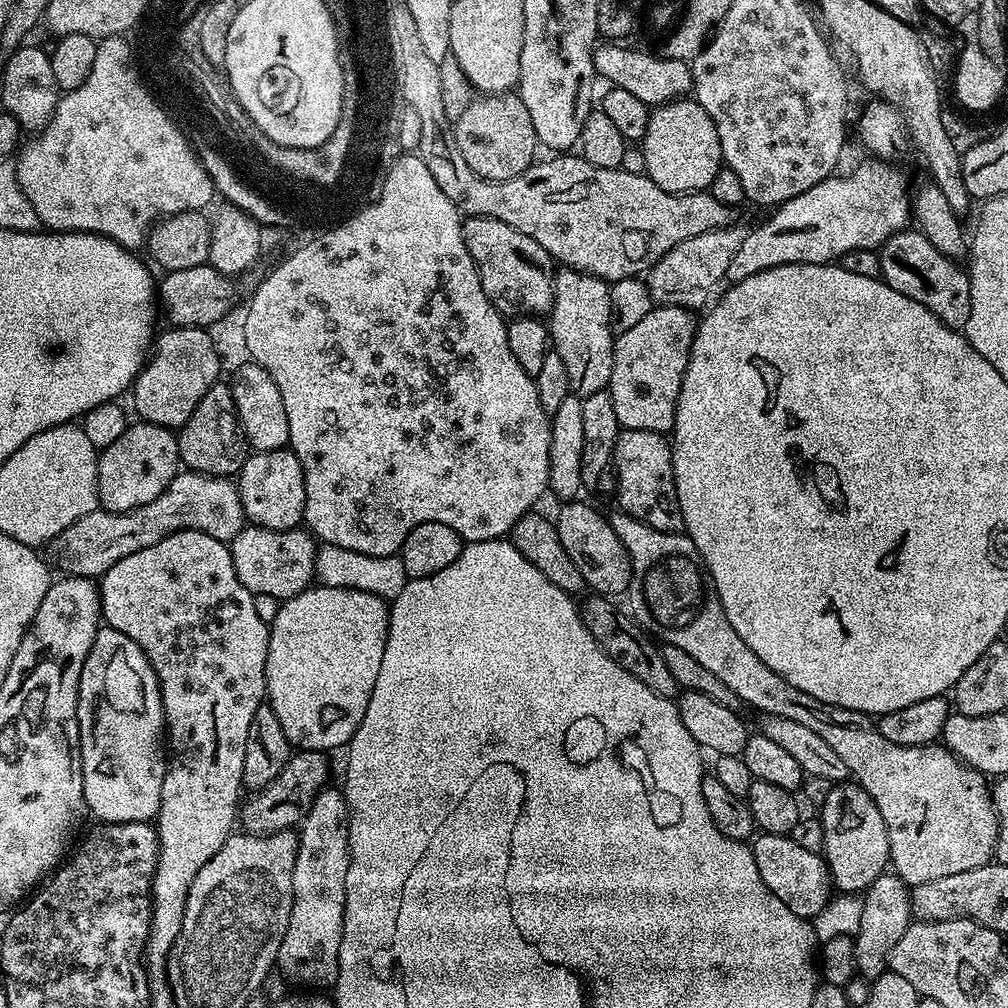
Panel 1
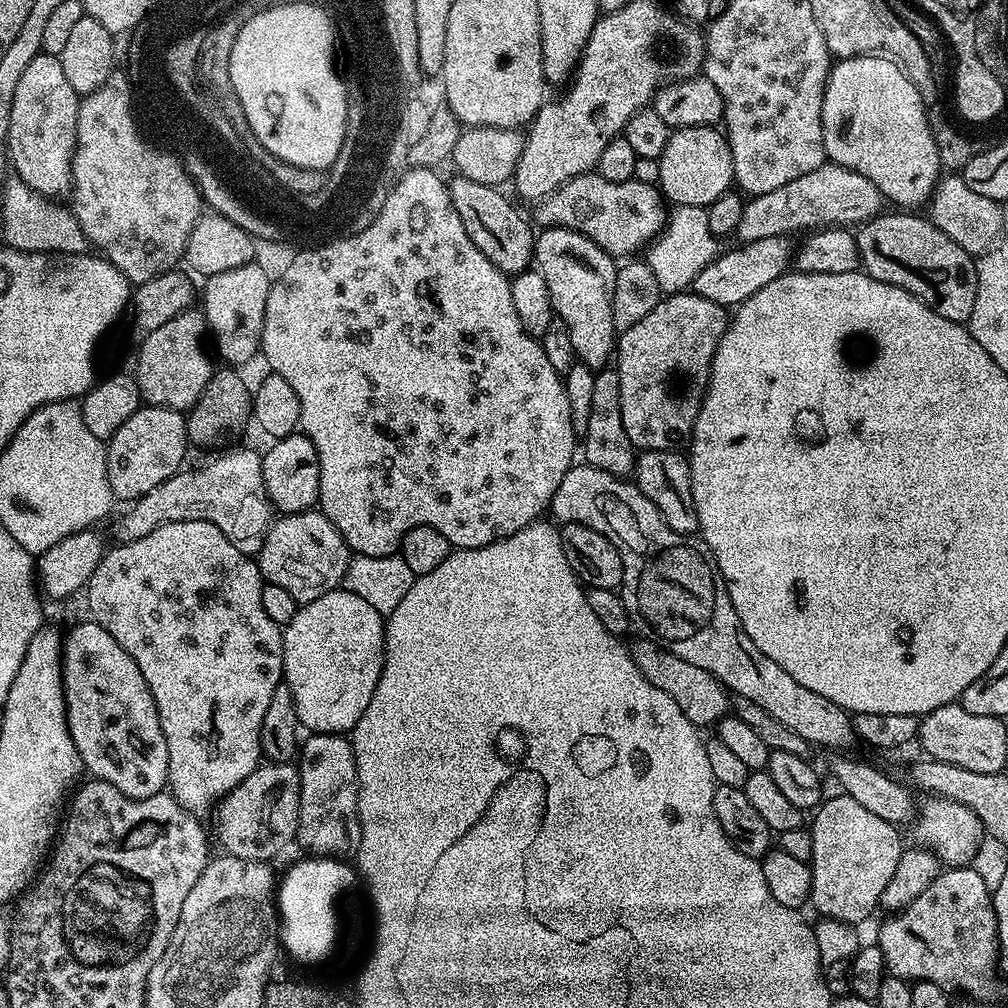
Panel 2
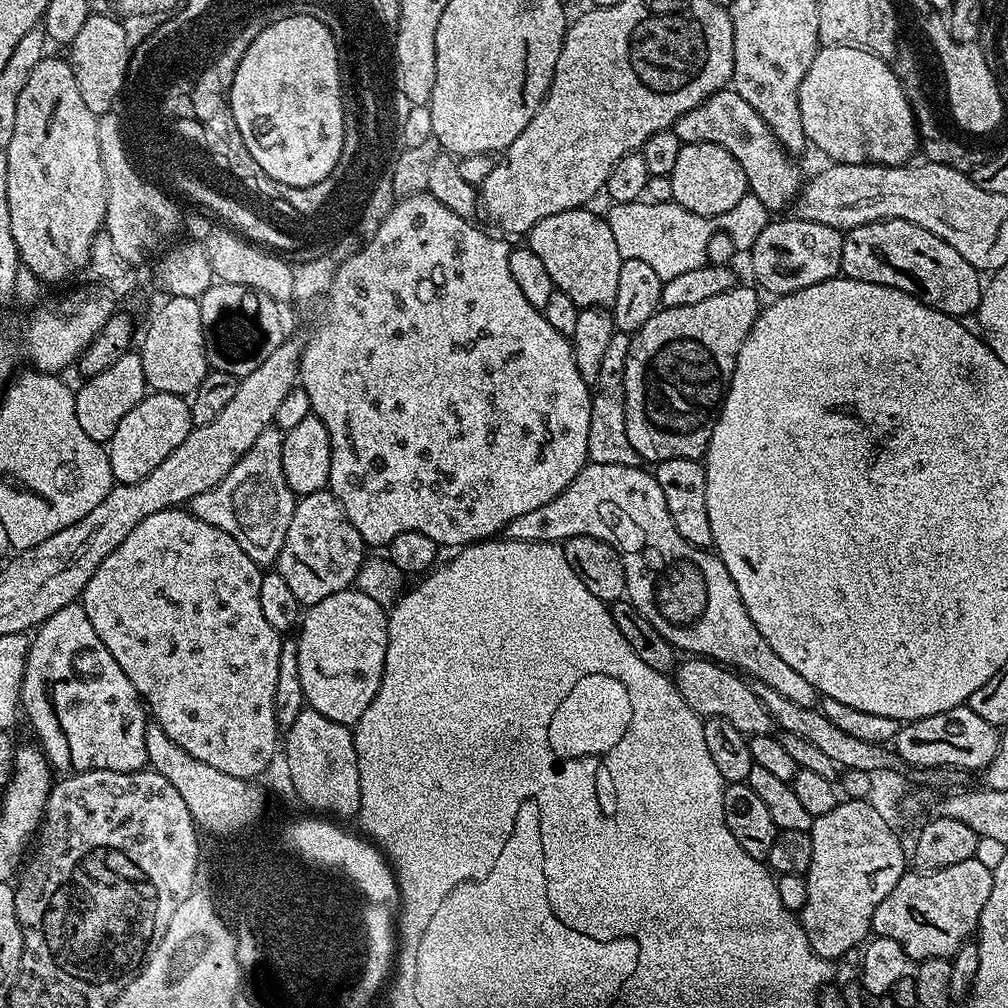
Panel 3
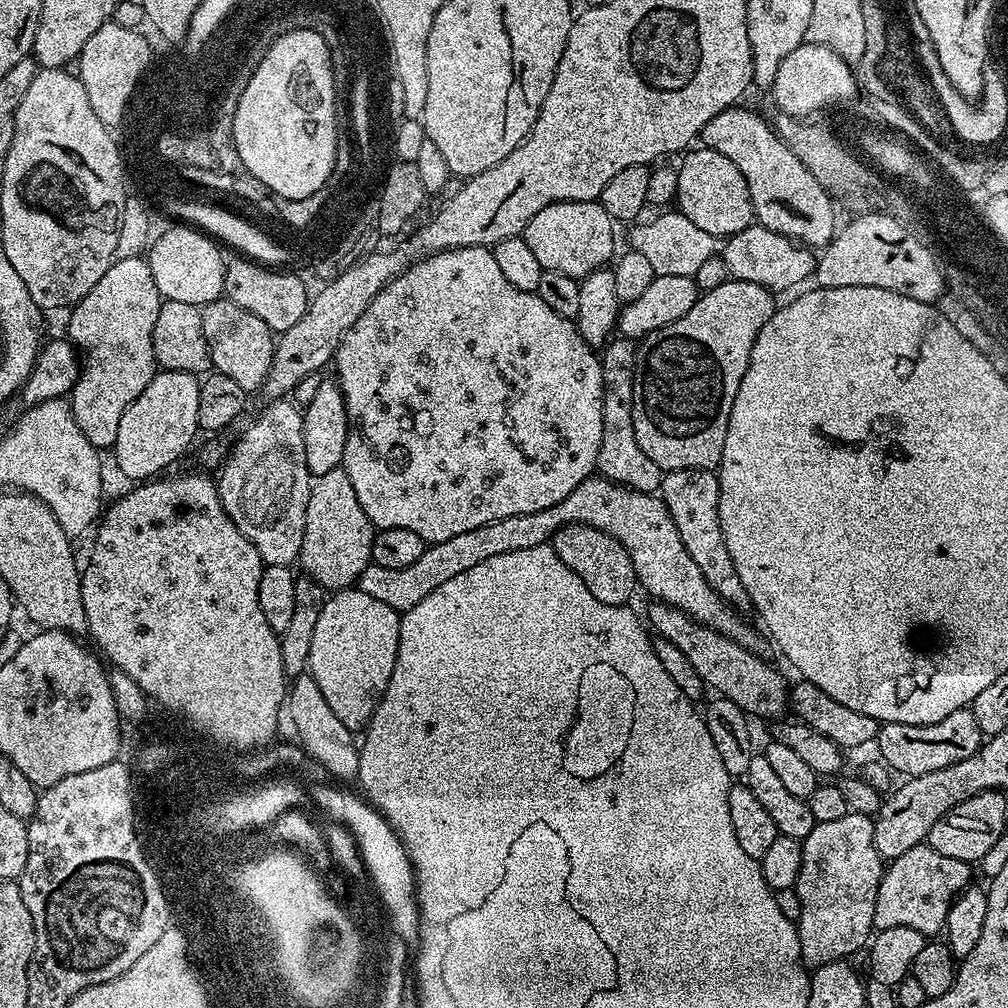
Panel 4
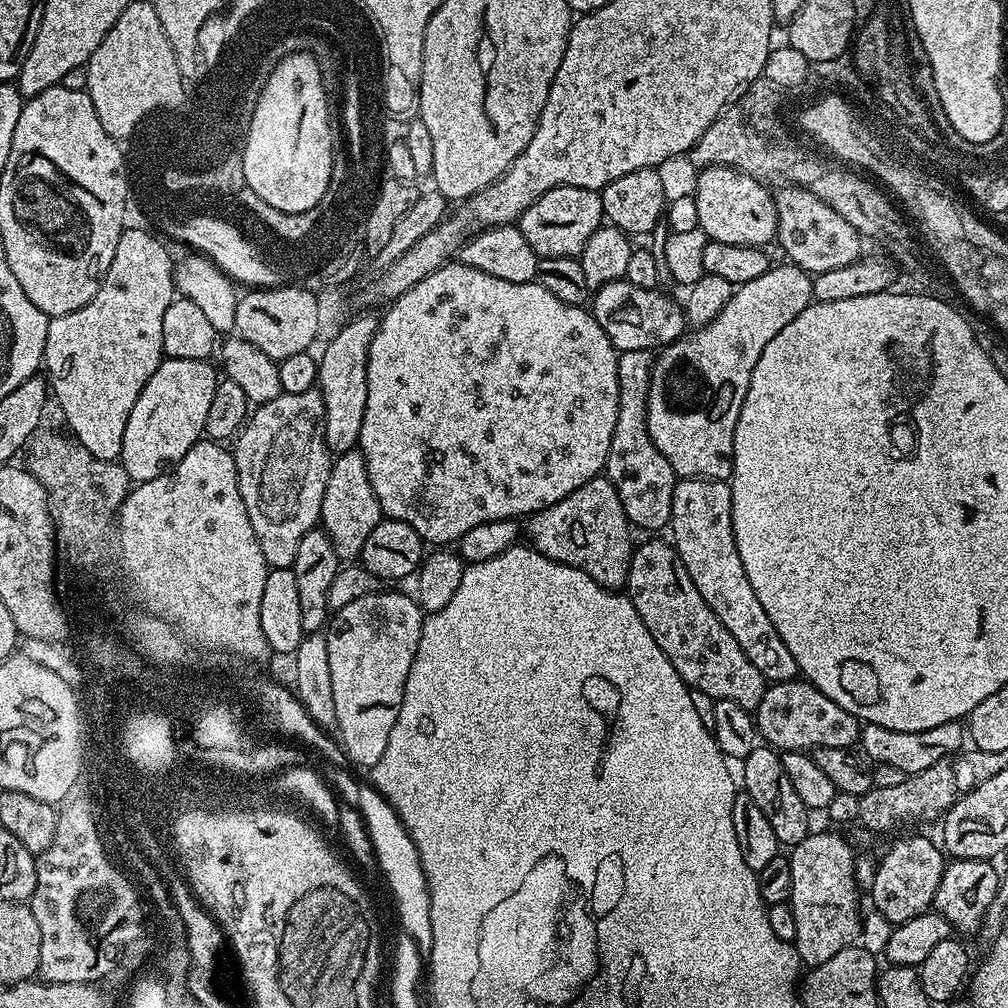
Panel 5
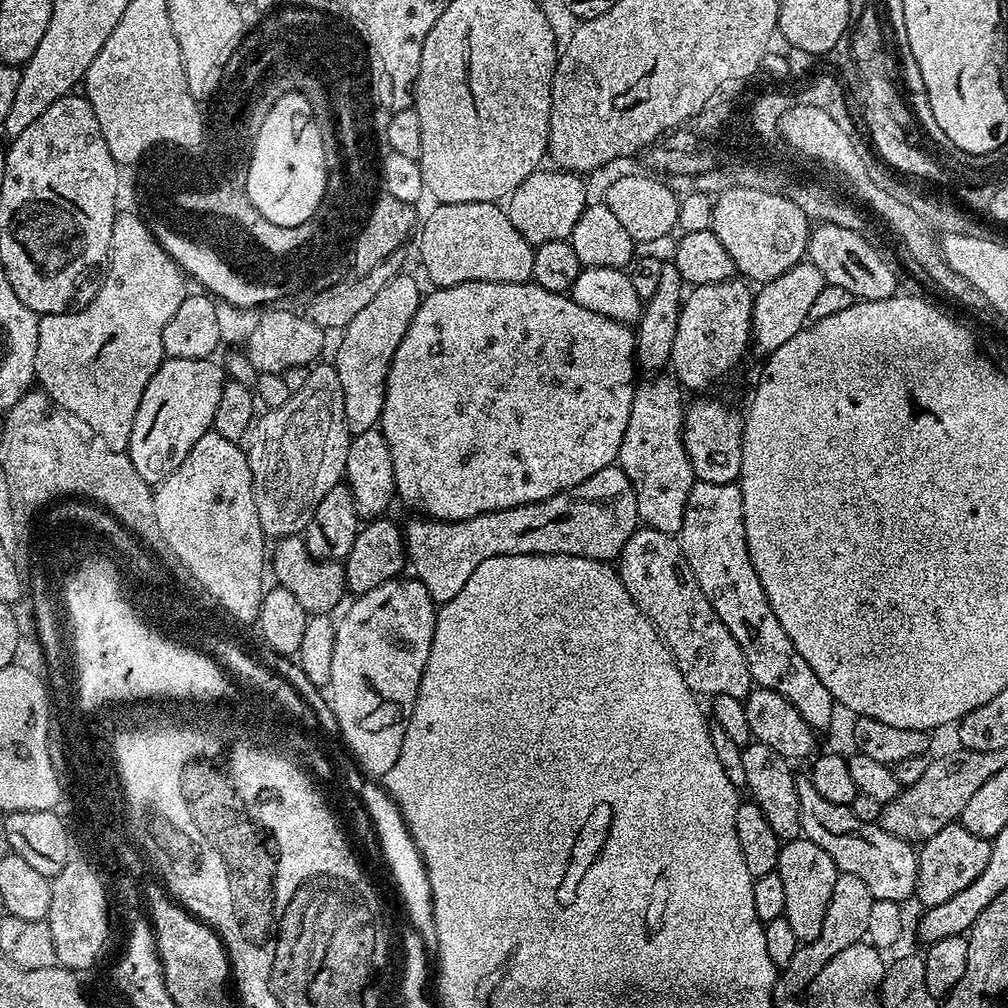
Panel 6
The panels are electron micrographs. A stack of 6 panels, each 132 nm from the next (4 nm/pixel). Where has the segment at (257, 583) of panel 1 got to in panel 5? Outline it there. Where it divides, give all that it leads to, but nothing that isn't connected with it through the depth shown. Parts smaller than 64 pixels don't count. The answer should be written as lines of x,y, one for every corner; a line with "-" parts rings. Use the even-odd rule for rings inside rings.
358,450
339,453
332,462
326,494
322,494
320,524
341,561
352,562
359,557
362,546
366,546
366,538
370,538
370,530
374,530
381,519
380,503
366,470
366,458

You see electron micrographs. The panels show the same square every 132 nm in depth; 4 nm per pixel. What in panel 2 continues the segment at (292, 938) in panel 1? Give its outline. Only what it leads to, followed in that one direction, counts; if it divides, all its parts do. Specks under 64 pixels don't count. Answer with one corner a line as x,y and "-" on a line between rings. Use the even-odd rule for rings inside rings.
317,732
299,745
300,809
296,840
313,856
355,857
362,842
358,818
358,770
352,741
347,735

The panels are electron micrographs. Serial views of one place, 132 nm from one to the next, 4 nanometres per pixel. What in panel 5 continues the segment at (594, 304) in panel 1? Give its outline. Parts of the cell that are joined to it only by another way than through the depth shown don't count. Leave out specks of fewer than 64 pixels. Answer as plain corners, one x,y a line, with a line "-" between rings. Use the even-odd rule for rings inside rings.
558,186
554,190
546,190
542,198
538,198
525,210
518,221
520,233
530,242
540,258
566,258
567,256
579,257
580,251
590,242
590,234
602,227
604,211
602,210
602,198
597,190
586,190
578,186

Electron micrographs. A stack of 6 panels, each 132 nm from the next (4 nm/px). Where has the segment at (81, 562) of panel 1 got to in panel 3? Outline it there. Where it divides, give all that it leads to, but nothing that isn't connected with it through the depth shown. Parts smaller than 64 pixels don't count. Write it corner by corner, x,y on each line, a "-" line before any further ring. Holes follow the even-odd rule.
273,426
262,430
262,434
258,434
258,442
246,450
234,470
230,470
230,474
226,474
218,486
206,490
206,494
198,494
190,502
190,511
195,516
202,518
202,522
210,522
210,526
218,526
218,530
226,530
226,534
230,534
230,538
234,538
234,542
238,542
238,546
250,554
252,561
261,566
275,565
282,542
286,542
286,530
290,530
290,518
294,518
298,499
296,493
290,490
282,470
283,442
284,433
279,428

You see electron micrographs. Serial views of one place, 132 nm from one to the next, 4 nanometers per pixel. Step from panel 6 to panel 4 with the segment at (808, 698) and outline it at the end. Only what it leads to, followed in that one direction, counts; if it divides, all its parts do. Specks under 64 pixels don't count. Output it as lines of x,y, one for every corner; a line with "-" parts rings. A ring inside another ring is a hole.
697,468
665,472
660,482
659,495
670,510
670,518
674,518
674,526
678,526
682,546
686,546
698,570
702,570
706,582
710,582
710,586
714,586
719,596
737,612
751,613
753,606
750,602
750,594
746,594
746,586
742,586
738,578
738,570
734,570
734,561
730,559
730,550
726,550
726,542
722,538
718,518
719,475
715,471
707,472

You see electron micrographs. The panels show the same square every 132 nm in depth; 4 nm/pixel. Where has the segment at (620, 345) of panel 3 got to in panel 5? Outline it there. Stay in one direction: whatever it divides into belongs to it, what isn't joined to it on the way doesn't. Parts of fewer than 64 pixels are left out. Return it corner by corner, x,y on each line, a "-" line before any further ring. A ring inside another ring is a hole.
630,350
618,355
618,422
614,422
614,434
604,463
604,472
614,490
618,490
629,525
636,530
645,528
648,534
659,533
656,532
659,528
667,529
671,525
674,486
678,479
648,433
646,410
653,359
649,350

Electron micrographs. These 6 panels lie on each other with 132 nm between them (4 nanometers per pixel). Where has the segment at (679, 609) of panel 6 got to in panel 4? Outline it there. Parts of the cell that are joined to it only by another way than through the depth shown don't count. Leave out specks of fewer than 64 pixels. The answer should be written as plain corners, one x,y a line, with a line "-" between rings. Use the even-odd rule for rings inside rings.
652,602
649,605
646,620
651,631
659,639
674,642
674,646
682,650
690,666
694,666
698,678
702,678
705,689
712,691
713,688
717,697
734,702
734,706
738,706
749,717
757,716
767,722
775,722
789,711
789,681
784,681
783,674
774,665
767,664
767,659
755,656
753,652
738,646
730,638
718,634
713,628
707,628
670,604

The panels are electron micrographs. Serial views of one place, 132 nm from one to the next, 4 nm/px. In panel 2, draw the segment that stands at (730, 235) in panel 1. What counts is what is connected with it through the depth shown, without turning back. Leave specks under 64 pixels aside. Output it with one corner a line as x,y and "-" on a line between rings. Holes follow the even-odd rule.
826,162
818,166
818,170
810,170
810,174
802,174
802,178
794,178
794,182
770,190
770,194
751,197
744,205
742,222
738,222
734,236
737,241
749,244
758,242
758,238
791,237
792,232
803,233
819,226
859,226
881,215
885,204
878,186
874,186
870,178

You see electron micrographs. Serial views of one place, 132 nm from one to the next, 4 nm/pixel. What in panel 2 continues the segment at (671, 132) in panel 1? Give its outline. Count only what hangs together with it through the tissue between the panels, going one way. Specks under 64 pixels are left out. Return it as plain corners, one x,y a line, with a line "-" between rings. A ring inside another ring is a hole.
690,126
671,133
658,159
660,180
658,187
673,205
707,209
734,184
734,158
730,154
727,135
719,127

